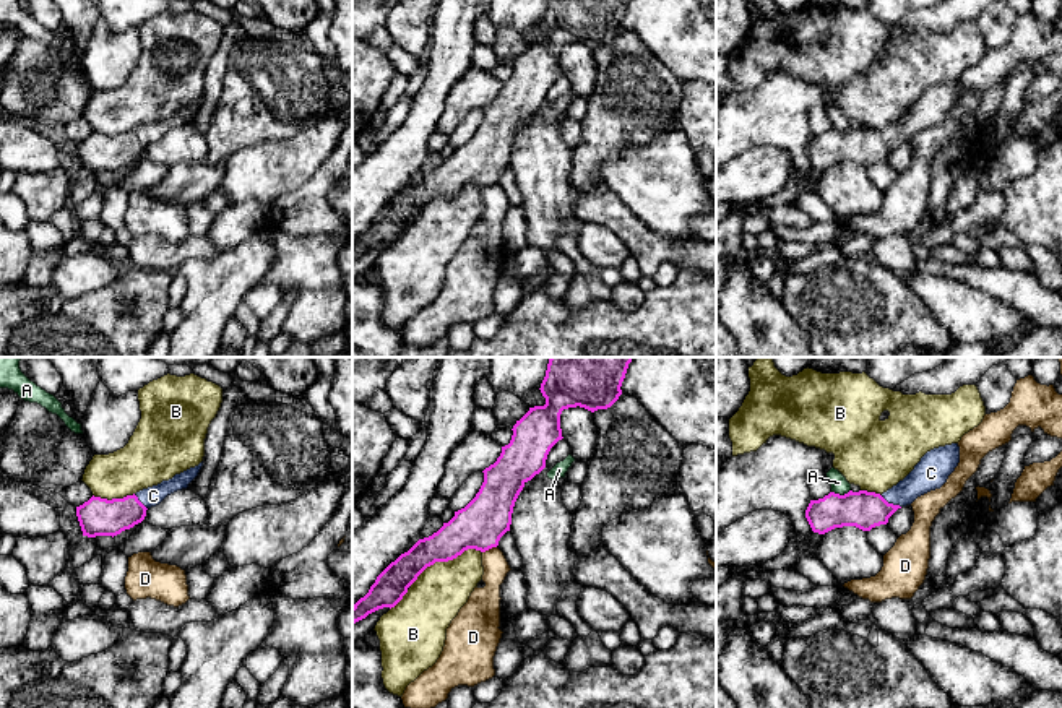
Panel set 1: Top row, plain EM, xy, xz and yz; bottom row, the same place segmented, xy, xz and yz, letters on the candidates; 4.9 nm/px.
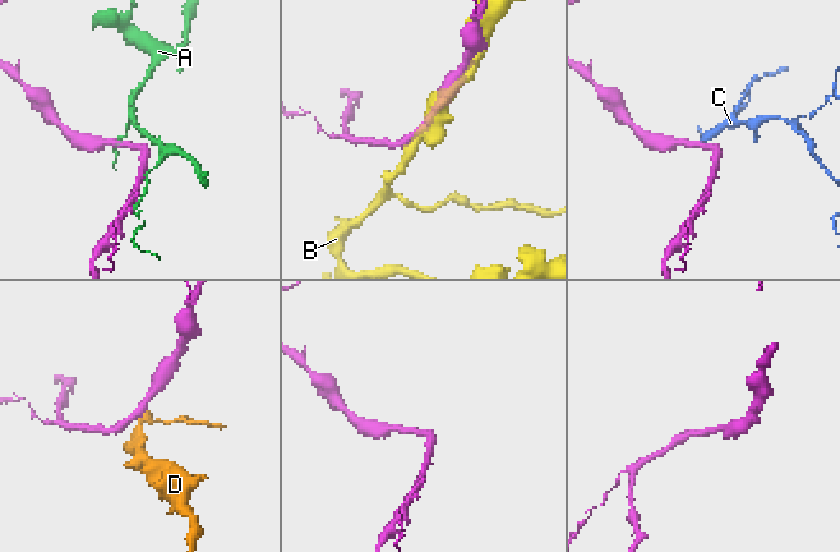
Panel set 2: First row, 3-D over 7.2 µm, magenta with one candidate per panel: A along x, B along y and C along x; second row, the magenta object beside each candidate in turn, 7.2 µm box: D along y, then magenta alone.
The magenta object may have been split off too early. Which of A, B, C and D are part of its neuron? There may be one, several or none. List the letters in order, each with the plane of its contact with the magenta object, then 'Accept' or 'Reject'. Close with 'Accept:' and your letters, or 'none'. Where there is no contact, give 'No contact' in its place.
A: Touches magenta in yz. Reject
B: Touches magenta in xz. Reject
C: Touches magenta in yz. Accept
D: Touches magenta in xz. Reject
Accept: C

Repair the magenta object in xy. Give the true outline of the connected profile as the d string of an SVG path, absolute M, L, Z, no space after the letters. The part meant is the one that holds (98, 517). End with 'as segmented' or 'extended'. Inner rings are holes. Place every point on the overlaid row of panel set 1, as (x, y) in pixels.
M203 461L180 474L175 474L169 481L162 481L158 486L143 489L133 495L123 499L101 499L91 497L83 505L76 507L76 516L83 531L83 536L117 536L125 529L141 523L146 516L146 510L159 505L167 495L187 489L188 484L198 476Z; extended

